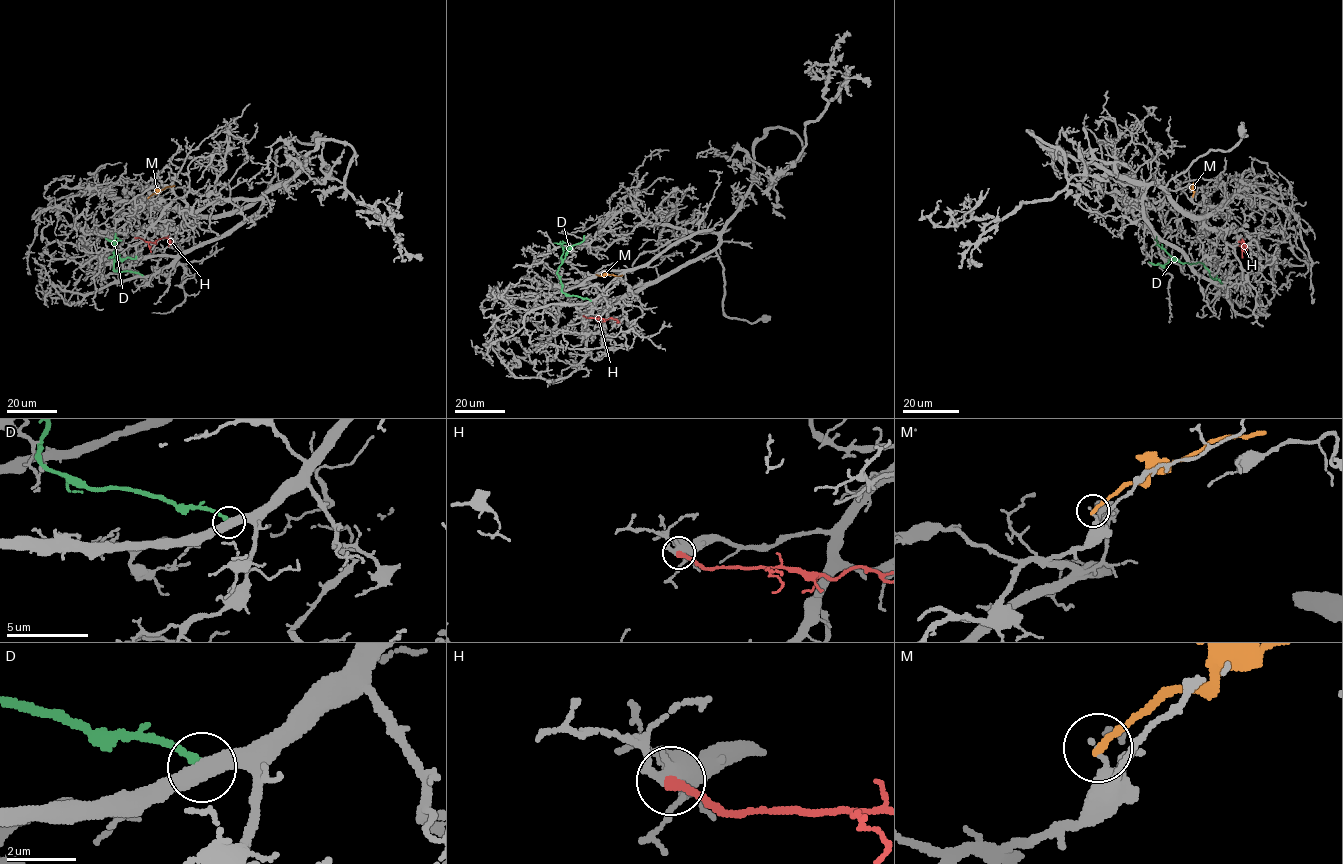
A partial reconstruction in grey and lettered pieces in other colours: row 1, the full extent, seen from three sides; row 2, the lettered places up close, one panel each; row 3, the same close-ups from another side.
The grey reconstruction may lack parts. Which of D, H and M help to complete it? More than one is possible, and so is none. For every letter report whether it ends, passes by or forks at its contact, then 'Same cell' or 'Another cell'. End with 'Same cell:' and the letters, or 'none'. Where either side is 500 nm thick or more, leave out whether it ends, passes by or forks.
D: Another cell
H: It ends there. Another cell
M: It ends there. Another cell
Same cell: none

